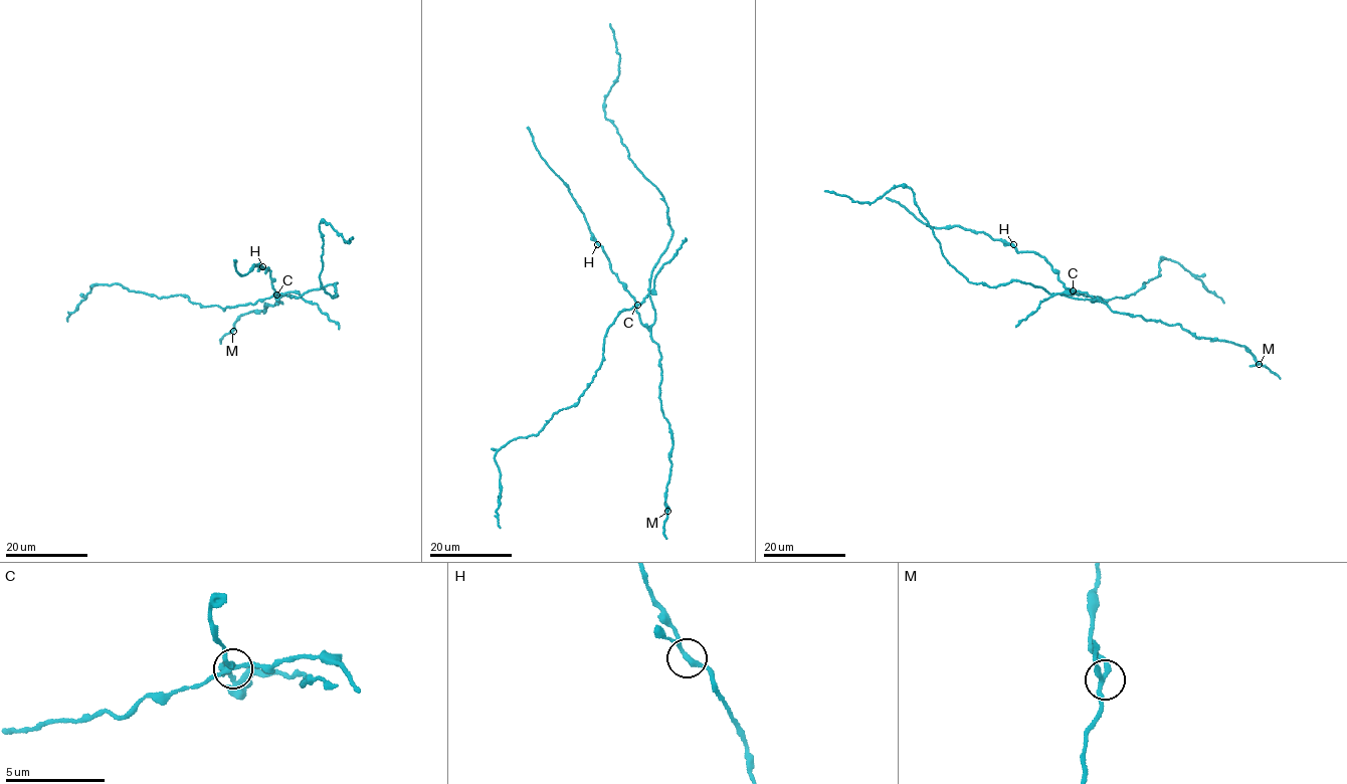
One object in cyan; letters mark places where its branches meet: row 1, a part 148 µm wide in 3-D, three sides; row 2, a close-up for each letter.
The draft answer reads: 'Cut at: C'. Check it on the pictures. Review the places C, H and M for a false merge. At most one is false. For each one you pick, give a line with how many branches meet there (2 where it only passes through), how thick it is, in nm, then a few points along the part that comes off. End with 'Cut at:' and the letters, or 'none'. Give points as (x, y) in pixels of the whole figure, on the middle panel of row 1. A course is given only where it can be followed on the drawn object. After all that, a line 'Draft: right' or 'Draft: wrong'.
C: Branches: 4. Thickness 240 nm. Course of the part to remove: (636, 305), (622, 310), (607, 332), (601, 365), (578, 402), (554, 412), (537, 434), (498, 450), (500, 528)
Cut at: C
Draft: right

